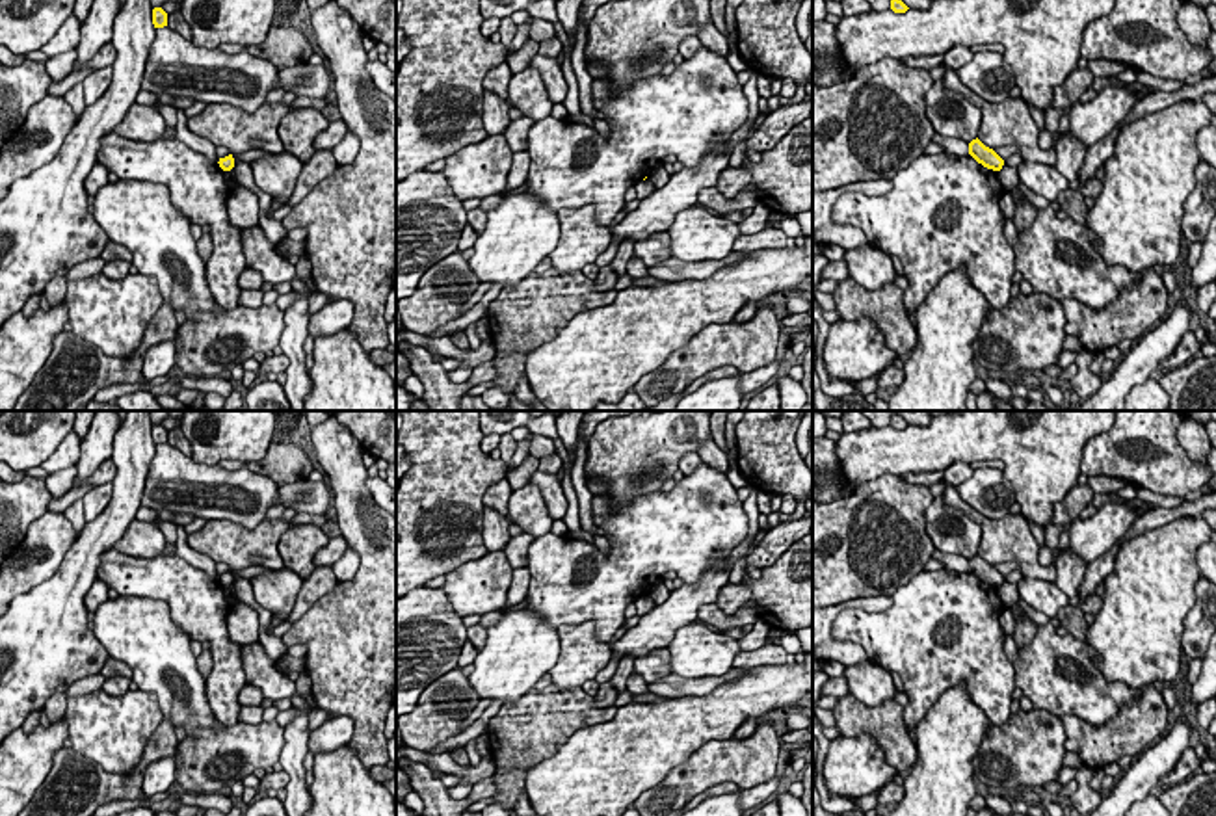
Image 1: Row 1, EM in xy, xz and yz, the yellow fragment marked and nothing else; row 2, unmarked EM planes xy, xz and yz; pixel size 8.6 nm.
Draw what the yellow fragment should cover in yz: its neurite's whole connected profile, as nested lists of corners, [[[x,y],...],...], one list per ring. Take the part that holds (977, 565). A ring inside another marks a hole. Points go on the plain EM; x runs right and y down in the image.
[[[978,554],[969,559],[969,571],[987,586],[1000,587],[1004,576],[989,563],[985,563]]]

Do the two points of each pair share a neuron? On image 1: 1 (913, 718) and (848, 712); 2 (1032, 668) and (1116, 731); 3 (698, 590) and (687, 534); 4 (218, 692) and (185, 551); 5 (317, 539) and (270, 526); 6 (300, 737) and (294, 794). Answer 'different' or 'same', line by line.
1: different
2: different
3: different
4: different
5: different
6: same

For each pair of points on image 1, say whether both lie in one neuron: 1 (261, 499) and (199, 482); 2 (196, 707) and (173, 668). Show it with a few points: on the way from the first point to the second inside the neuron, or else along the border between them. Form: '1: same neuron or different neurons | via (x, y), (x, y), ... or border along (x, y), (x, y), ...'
1: same neuron | via (246, 497), (214, 493)
2: same neuron | via (190, 696), (190, 690), (175, 679)

